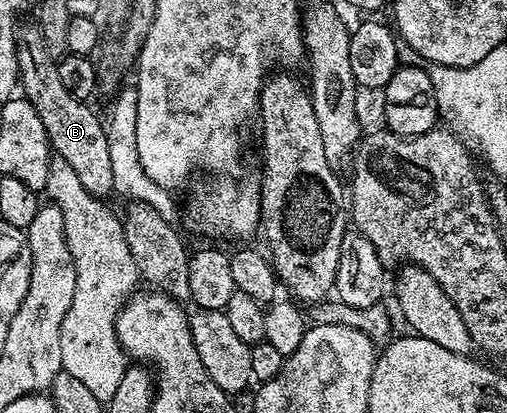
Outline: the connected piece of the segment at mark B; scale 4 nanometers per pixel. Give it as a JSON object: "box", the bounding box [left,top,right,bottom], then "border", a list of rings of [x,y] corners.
{"box":[17,22,114,197],"border":[[[29,22],[26,28],[24,25],[17,33],[17,79],[24,99],[35,106],[35,114],[39,114],[43,130],[47,130],[49,147],[55,155],[63,158],[75,170],[84,189],[93,196],[112,197],[114,190],[106,125],[89,109],[90,105],[86,101],[71,98],[59,79],[57,61],[47,54],[47,42],[43,42],[41,30],[33,22]]]}

